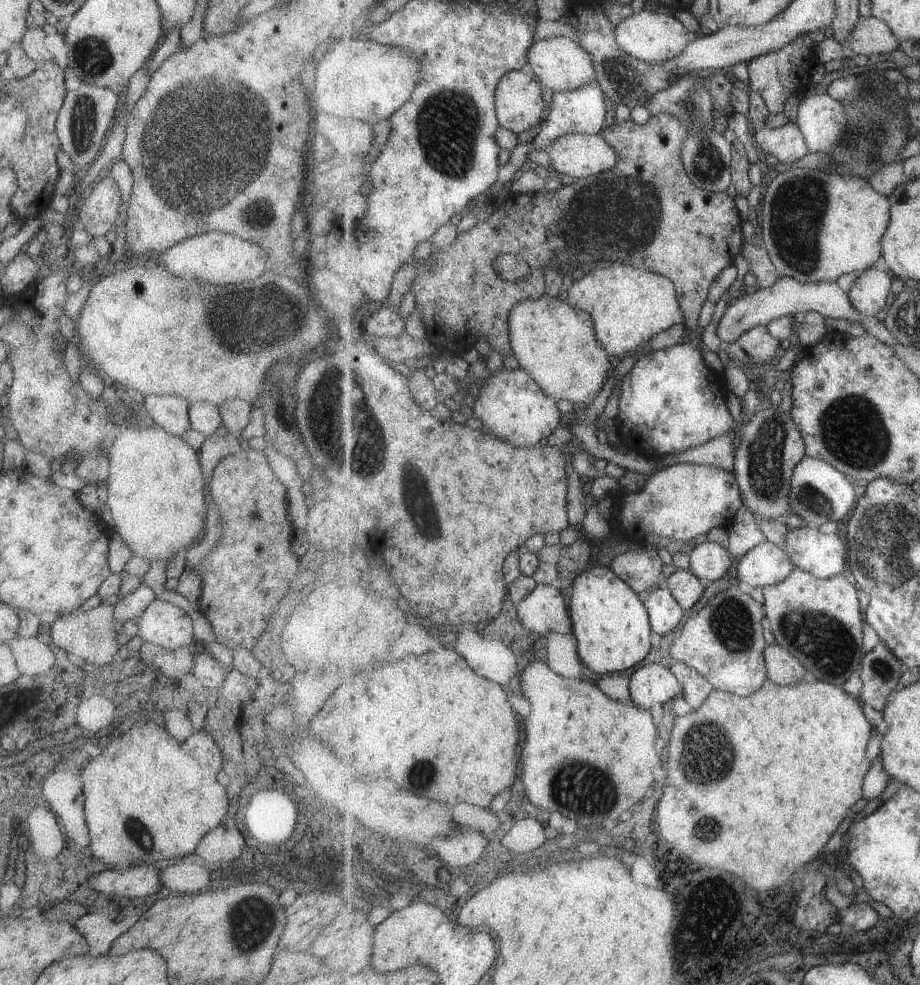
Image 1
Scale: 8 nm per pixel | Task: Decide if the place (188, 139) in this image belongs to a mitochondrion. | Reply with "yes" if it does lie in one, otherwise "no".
yes

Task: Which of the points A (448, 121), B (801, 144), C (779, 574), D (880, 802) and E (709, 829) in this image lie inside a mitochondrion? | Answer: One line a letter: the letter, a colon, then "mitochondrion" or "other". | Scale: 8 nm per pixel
A: mitochondrion
B: other
C: other
D: other
E: mitochondrion

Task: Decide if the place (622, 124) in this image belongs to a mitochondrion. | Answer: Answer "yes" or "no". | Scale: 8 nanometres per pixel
no

